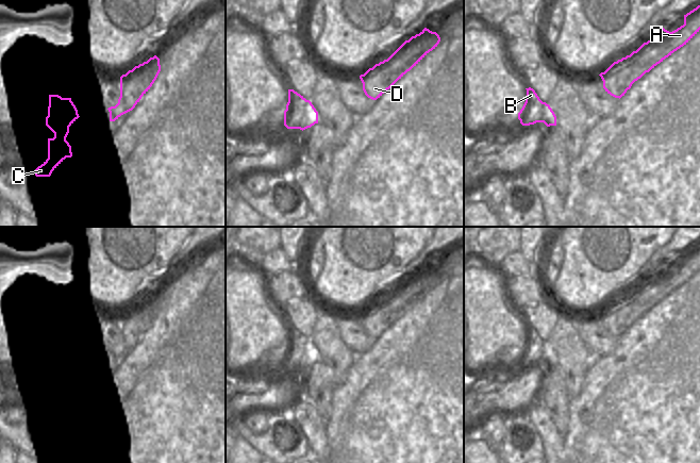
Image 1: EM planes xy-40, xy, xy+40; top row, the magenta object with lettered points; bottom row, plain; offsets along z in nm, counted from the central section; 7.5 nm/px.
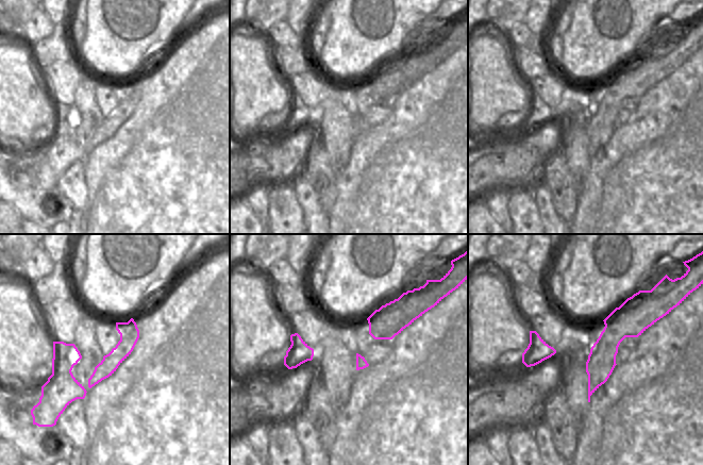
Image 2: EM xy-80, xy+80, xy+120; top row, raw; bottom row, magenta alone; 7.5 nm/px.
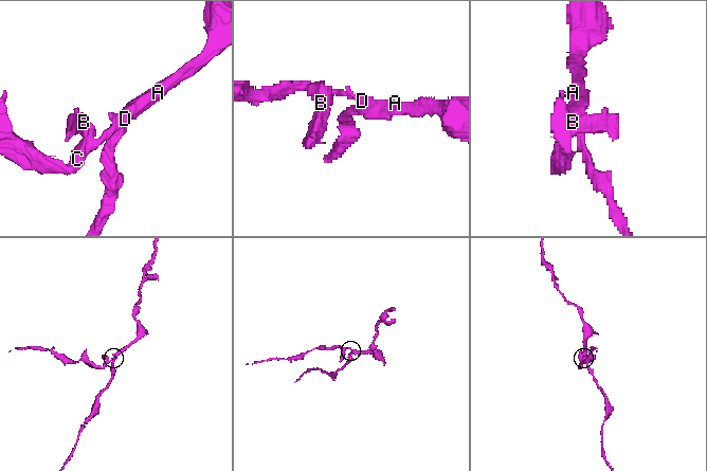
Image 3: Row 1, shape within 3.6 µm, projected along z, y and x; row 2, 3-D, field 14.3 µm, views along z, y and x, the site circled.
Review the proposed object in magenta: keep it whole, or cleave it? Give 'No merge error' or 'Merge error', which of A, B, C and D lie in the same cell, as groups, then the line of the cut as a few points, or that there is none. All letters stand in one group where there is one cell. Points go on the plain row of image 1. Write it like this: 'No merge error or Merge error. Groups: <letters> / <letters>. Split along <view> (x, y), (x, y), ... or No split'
Merge error. Groups: A / B C D. Split along xy+40 (648, 306), (604, 310).

